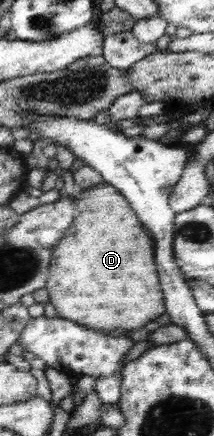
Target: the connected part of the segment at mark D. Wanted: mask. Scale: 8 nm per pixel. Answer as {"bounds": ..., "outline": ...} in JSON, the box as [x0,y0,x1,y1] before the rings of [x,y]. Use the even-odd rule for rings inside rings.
{"bounds":[45,182,165,332],"outline":[[[106,182],[98,183],[97,186],[83,191],[77,189],[77,193],[73,196],[79,198],[79,204],[77,205],[79,214],[75,216],[72,224],[67,228],[66,234],[54,247],[48,281],[45,284],[49,294],[49,302],[58,311],[58,317],[78,323],[80,326],[88,328],[88,330],[102,330],[102,332],[110,332],[110,330],[116,330],[116,328],[136,330],[136,328],[145,326],[152,320],[156,321],[156,318],[165,312],[164,293],[160,292],[160,280],[156,280],[156,264],[152,264],[152,244],[148,244],[150,236],[144,236],[144,228],[142,228],[136,212],[133,212],[132,208],[129,207],[128,200],[121,196],[114,186]]]}

